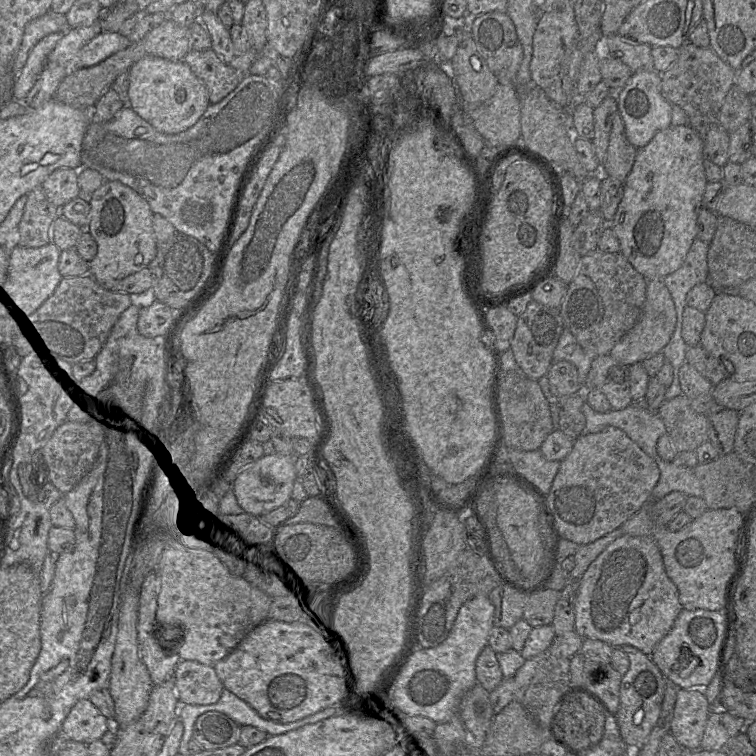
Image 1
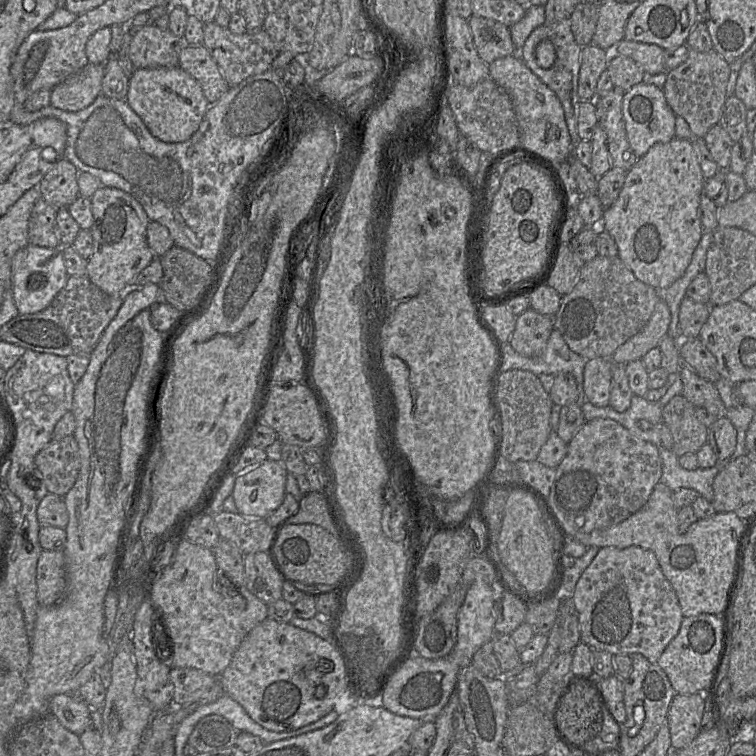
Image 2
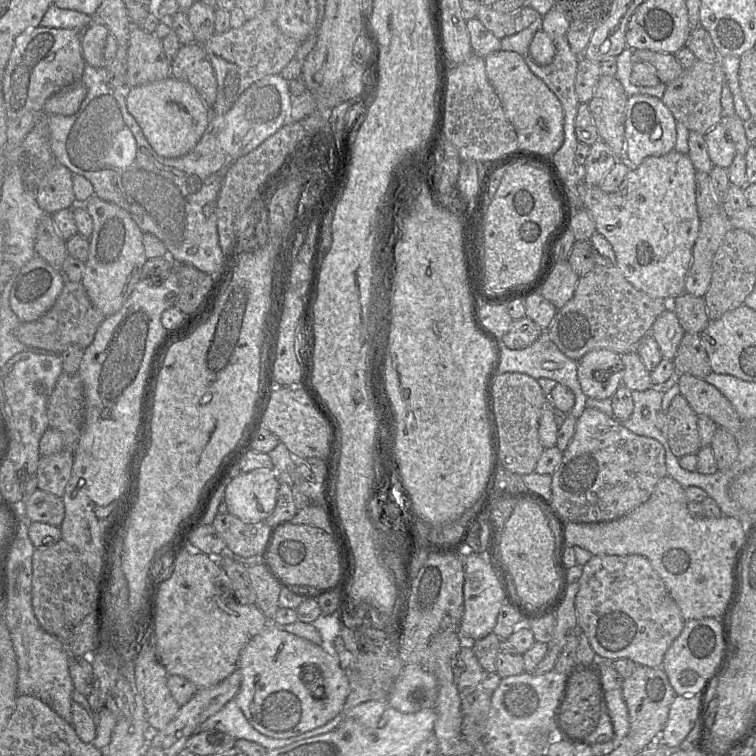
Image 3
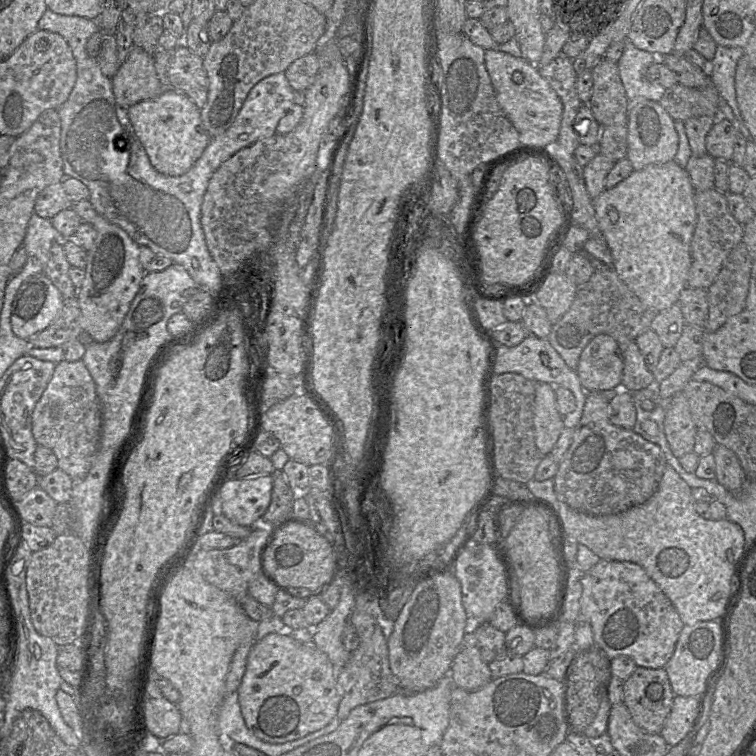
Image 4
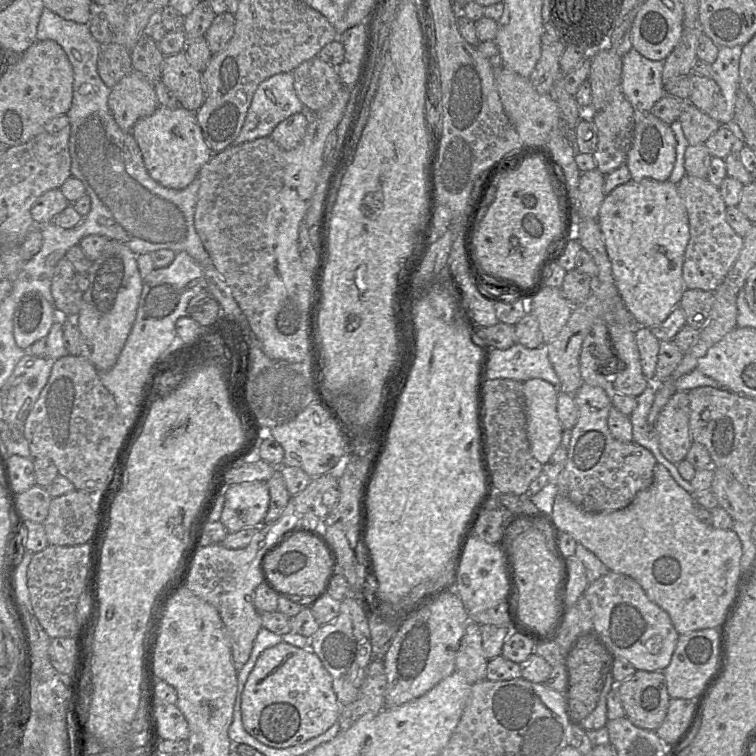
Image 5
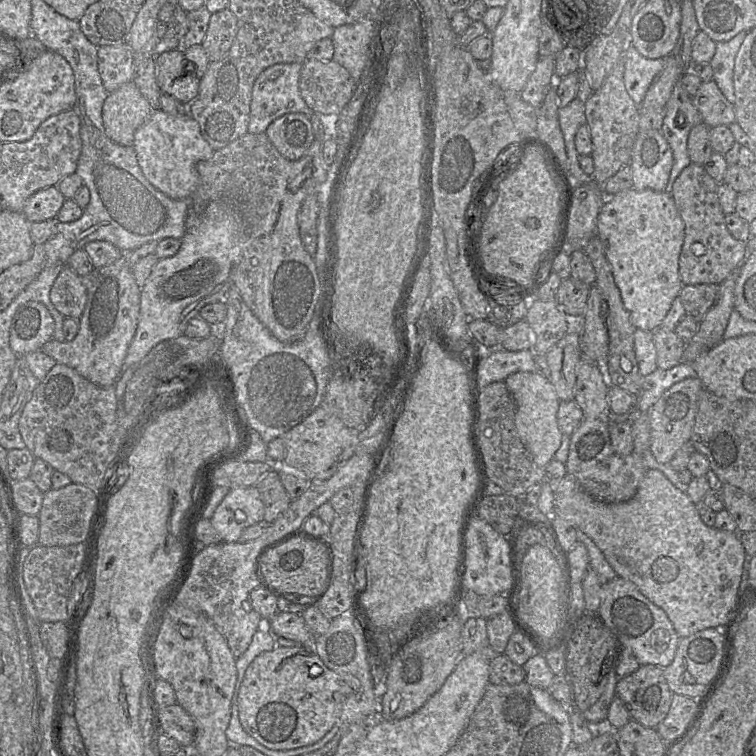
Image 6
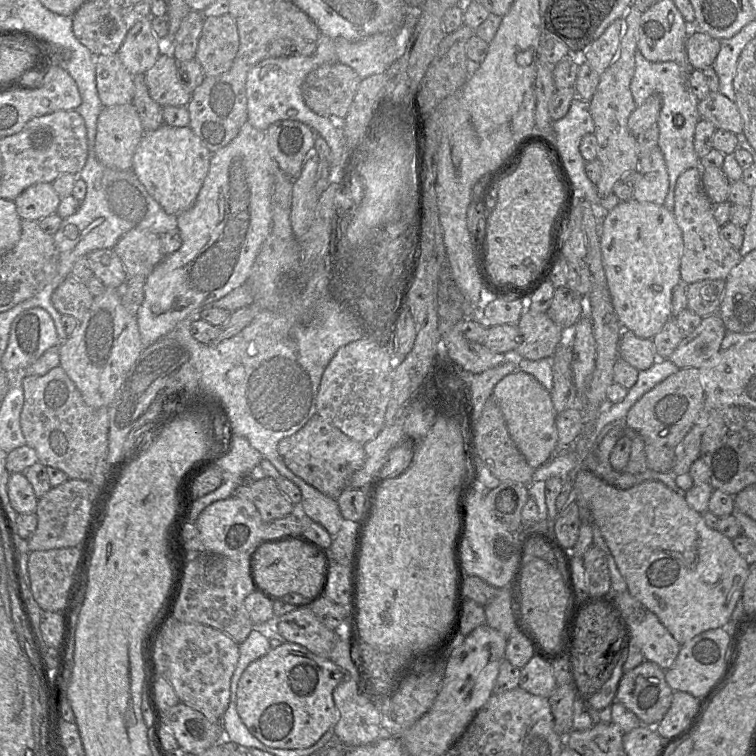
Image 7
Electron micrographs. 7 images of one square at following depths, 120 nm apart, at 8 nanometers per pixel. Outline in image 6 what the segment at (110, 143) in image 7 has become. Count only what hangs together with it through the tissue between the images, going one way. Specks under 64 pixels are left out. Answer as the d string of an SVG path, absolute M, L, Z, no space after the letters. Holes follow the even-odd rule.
M133 81L108 93L103 107L102 120L105 134L122 146L133 146L136 130L147 121L151 106Z

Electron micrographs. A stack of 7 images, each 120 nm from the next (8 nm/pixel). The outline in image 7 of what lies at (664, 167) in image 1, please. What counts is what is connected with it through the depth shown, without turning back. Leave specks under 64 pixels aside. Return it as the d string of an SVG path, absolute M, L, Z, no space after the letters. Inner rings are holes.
M630 199L627 201L621 201L617 206L608 212L599 213L603 213L600 222L600 246L602 252L602 262L607 279L608 289L618 319L624 330L630 330L640 338L652 339L658 332L661 331L665 323L672 317L672 293L674 288L680 282L682 282L680 274L680 263L683 253L683 237L681 229L676 222L674 213L664 207L663 204L639 202L635 199Z

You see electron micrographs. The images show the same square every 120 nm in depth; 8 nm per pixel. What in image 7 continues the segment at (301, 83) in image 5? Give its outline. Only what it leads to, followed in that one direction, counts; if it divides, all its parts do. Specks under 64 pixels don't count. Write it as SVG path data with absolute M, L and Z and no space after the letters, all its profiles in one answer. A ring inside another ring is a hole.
M325 63L306 76L301 92L306 105L316 114L345 118L360 81L350 66Z

